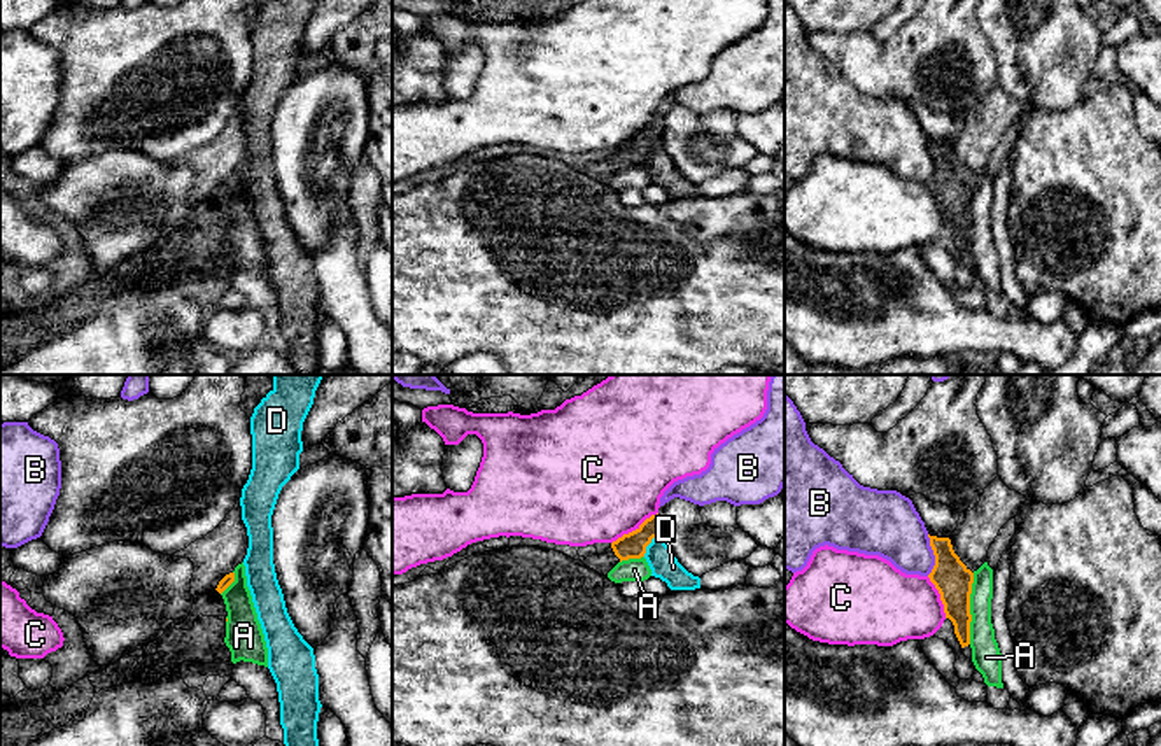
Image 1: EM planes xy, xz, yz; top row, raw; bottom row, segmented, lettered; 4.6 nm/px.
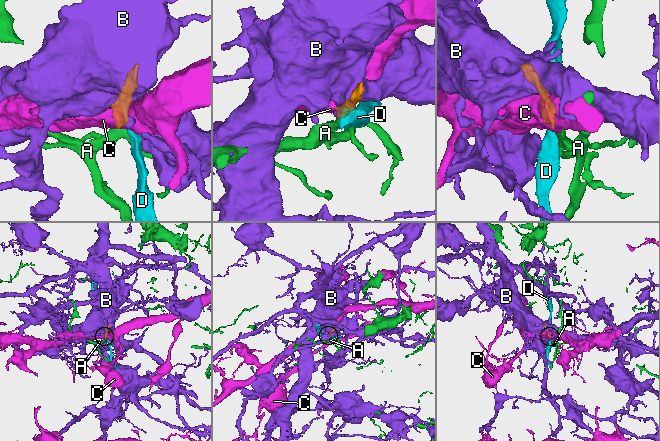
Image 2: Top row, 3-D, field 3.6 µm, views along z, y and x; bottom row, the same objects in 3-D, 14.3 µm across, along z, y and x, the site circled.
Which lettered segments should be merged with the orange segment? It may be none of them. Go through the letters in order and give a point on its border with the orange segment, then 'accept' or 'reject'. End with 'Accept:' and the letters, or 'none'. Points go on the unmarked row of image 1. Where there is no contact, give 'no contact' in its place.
A: contact yz (969, 216); reject
B: contact yz (934, 161); reject
C: contact xz (636, 137); reject
D: contact xz (648, 151); reject
Accept: none

